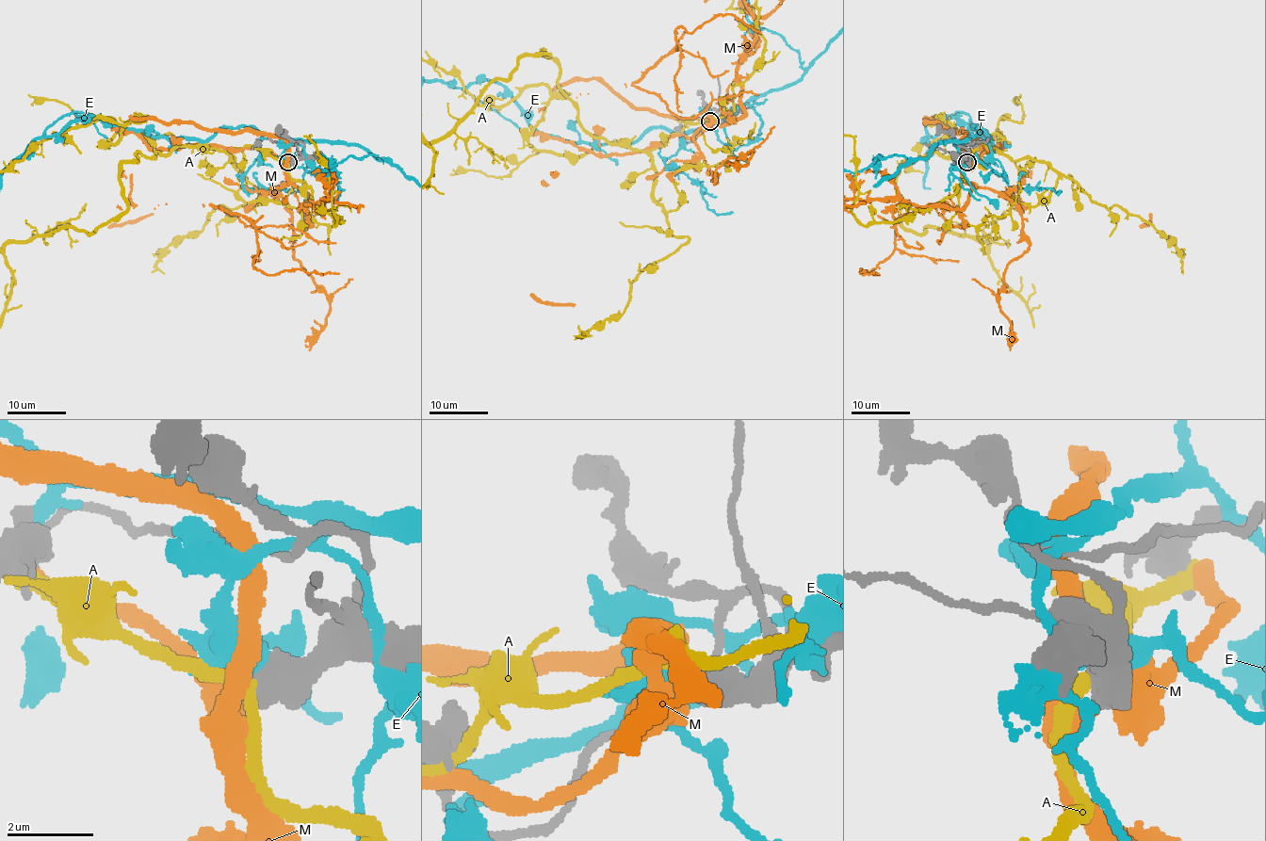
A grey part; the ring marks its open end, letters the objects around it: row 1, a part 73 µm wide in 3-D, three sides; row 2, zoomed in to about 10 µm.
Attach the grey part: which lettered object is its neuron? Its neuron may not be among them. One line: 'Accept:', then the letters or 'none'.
Accept: M

